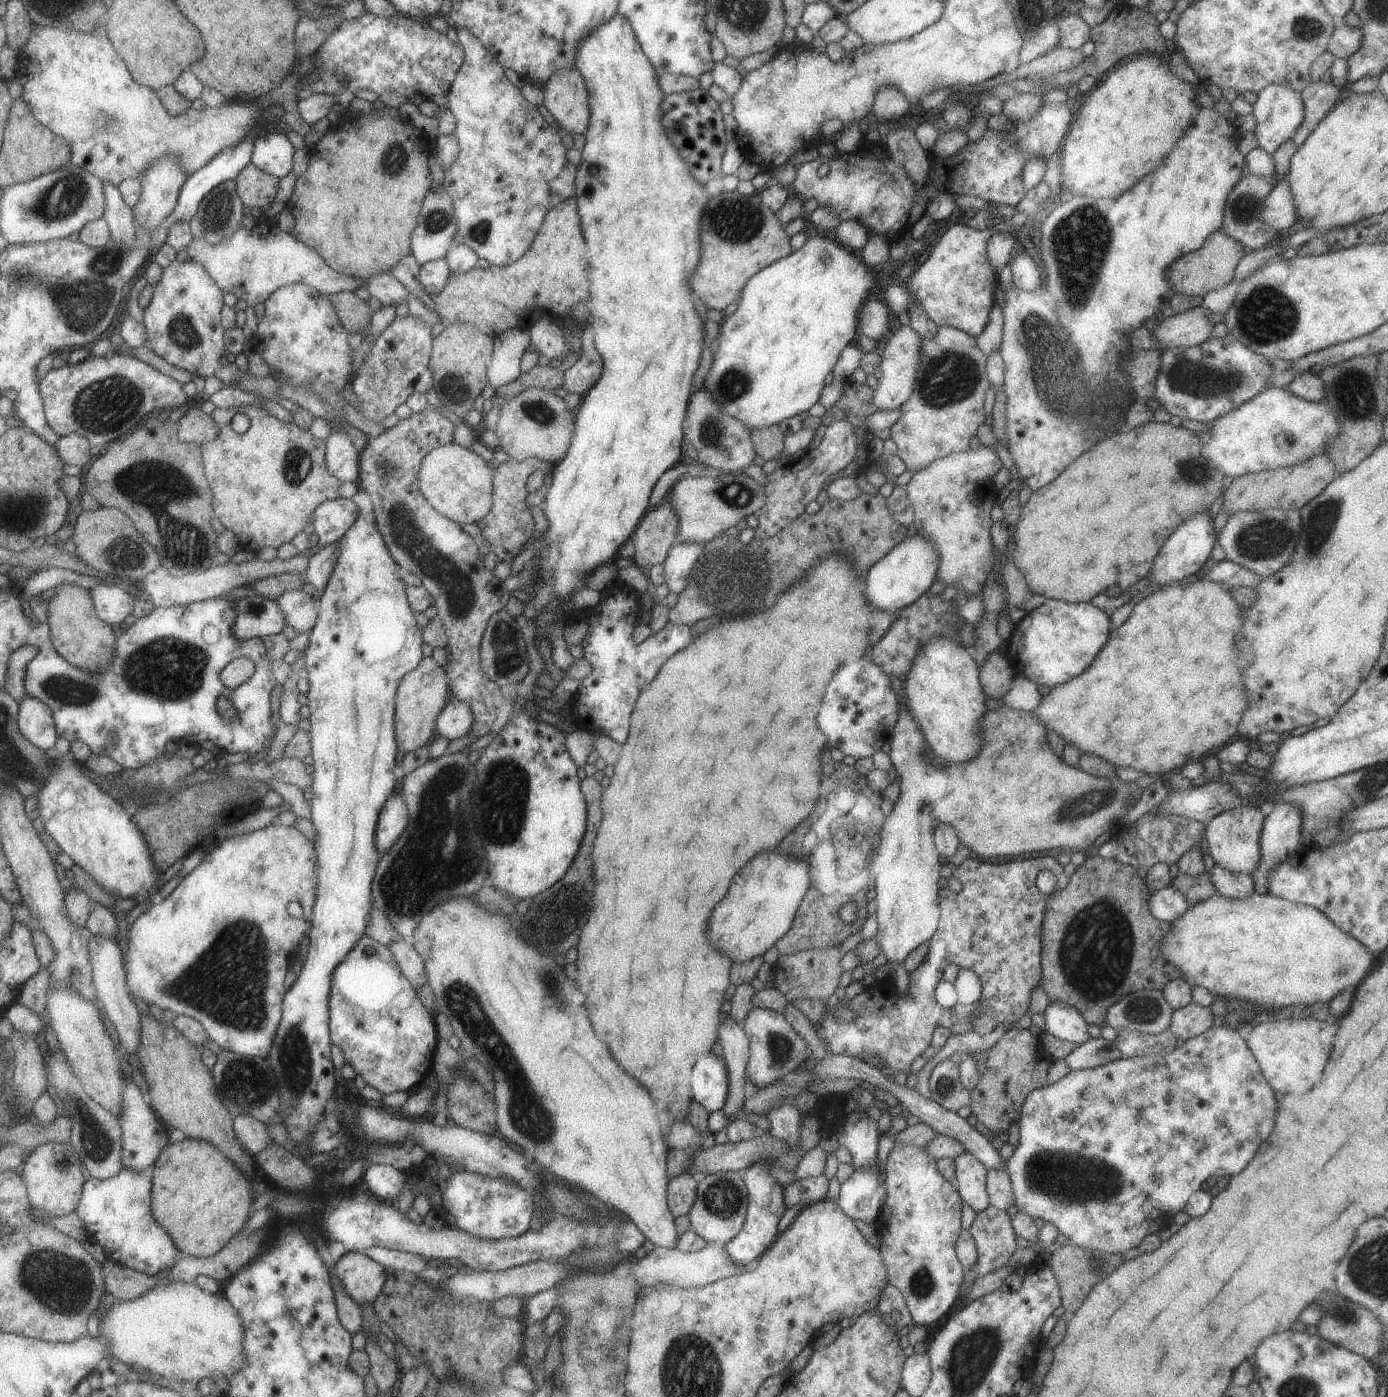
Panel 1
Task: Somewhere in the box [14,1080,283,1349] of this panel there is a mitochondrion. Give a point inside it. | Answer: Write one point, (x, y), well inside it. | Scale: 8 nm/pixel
(66, 1282)

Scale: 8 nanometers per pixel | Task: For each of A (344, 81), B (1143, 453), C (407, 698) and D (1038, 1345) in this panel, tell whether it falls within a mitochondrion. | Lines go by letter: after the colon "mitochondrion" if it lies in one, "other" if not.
A: other
B: other
C: other
D: other

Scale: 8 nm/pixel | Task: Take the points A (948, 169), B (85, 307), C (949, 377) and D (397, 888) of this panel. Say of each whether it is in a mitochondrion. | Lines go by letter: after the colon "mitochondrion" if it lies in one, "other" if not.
A: other
B: mitochondrion
C: mitochondrion
D: mitochondrion

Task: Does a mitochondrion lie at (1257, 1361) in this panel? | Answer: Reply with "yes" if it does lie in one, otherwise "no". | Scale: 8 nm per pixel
no

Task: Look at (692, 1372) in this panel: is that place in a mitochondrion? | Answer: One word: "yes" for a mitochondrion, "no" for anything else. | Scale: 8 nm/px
yes

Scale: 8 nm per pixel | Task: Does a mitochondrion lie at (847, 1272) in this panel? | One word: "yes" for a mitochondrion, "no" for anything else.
no

